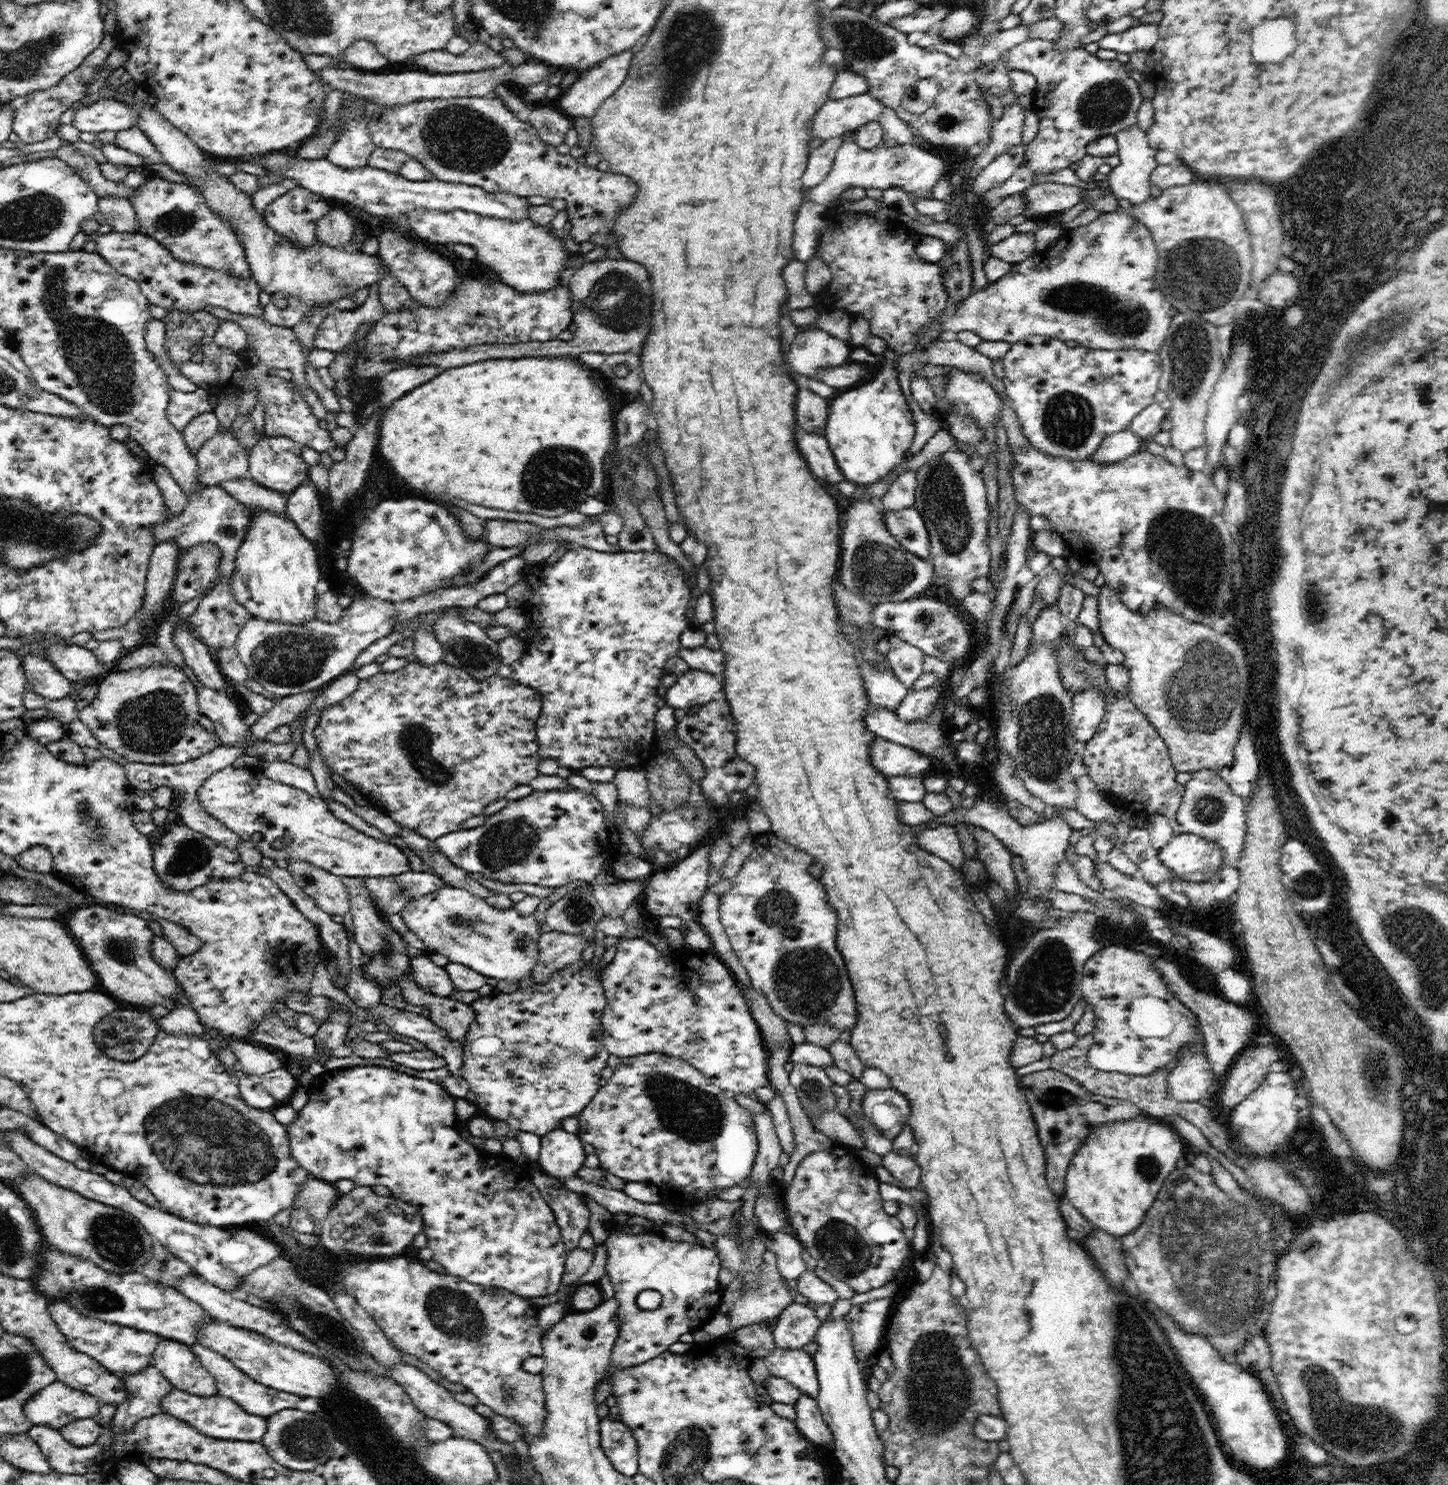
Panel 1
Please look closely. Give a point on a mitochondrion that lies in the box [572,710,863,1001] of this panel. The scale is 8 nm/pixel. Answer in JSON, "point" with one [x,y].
{"point":[779,910]}

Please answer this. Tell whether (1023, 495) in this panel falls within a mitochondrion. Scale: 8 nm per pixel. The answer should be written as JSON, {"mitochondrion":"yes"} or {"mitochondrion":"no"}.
{"mitochondrion":"no"}

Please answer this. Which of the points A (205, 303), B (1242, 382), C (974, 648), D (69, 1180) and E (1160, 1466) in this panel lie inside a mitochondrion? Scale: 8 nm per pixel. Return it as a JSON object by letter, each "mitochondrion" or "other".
{"A":"other","B":"other","C":"other","D":"other","E":"mitochondrion"}

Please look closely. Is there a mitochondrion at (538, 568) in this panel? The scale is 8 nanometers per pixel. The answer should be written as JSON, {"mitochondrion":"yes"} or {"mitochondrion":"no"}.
{"mitochondrion":"no"}

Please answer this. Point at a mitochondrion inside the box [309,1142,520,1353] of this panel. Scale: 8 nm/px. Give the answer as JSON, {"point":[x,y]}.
{"point":[455,1313]}

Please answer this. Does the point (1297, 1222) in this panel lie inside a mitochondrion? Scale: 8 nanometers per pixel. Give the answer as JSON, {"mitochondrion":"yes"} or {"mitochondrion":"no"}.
{"mitochondrion":"no"}

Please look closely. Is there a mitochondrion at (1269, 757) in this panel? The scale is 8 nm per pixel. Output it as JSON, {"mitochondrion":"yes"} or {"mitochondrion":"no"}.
{"mitochondrion":"no"}

